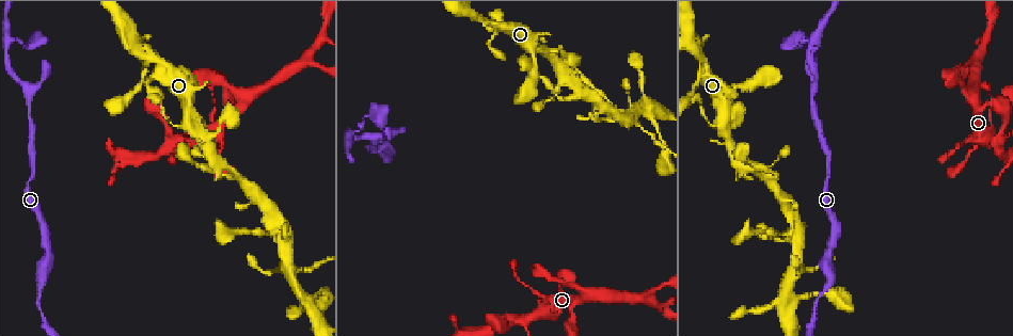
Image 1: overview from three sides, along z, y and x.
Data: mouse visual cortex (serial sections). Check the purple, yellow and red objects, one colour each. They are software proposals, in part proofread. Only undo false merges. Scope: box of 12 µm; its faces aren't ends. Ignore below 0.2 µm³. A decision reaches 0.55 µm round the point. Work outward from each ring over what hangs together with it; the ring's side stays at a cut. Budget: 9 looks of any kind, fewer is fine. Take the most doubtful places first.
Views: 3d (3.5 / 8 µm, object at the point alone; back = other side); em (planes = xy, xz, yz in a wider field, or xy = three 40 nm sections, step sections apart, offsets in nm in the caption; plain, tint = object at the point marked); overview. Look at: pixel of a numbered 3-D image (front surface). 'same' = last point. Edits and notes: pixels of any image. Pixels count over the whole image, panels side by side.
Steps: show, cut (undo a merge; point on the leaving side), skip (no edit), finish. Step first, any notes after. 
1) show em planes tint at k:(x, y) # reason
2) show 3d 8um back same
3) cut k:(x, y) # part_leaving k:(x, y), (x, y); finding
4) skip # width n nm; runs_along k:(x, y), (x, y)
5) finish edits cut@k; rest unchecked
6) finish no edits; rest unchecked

show 3d 3.5um at 1:(290, 271) # three arms meet

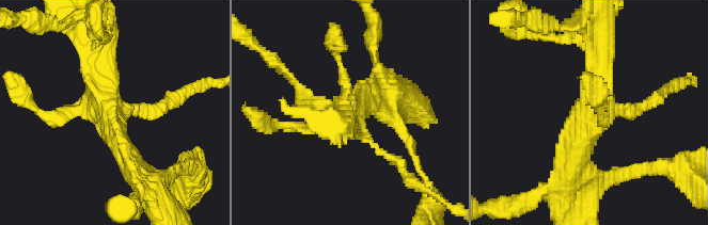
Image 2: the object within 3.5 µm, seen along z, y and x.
show em xy step 1 tint at 2:(106, 110) # now the EM

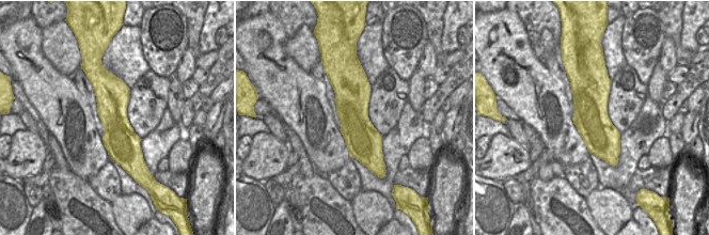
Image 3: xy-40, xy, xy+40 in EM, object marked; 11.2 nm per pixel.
skip # continuous, no second cell

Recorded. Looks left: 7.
show 3d 8um at 1:(173, 144) # looks like a crossing

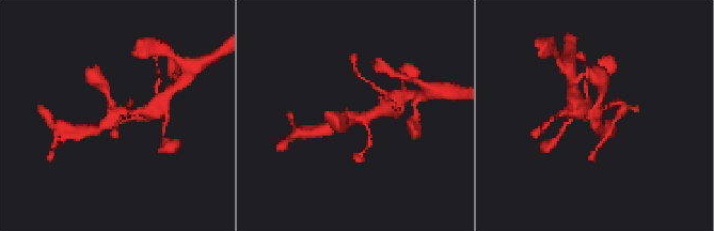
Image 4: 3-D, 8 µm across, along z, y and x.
show 3d 3.5um at 4:(596, 114) # zoom in

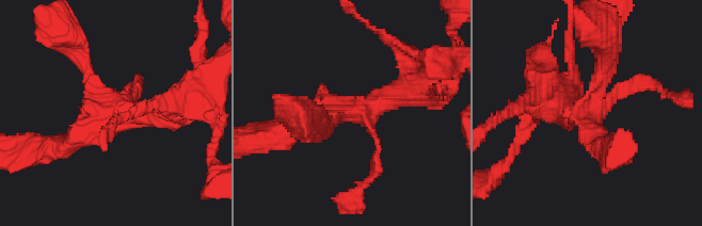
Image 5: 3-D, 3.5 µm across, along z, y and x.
show em xy step 2 tint at 5:(106, 114) # need the tissue

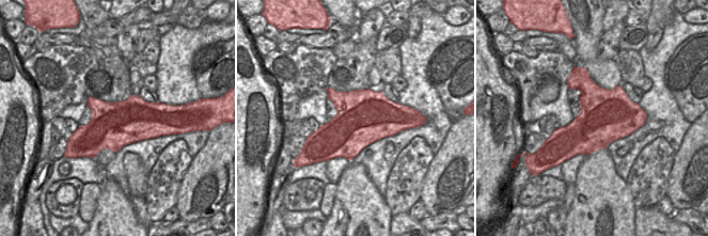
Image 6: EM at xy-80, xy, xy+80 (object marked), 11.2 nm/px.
skip # width 600 nm; runs_along 5:(411, 86), (289, 130); all the same cell

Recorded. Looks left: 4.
show 3d 3.5um at 1:(19, 41) # a narrow waist

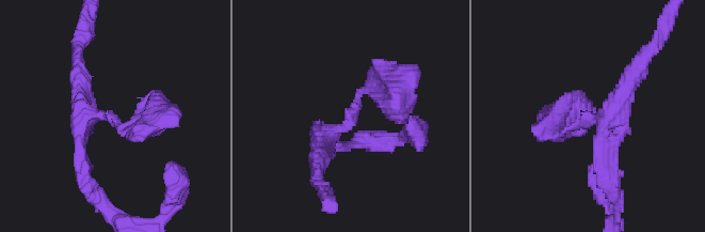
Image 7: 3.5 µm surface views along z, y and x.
show em xy step 1 tint at 7:(350, 121) # now the EM

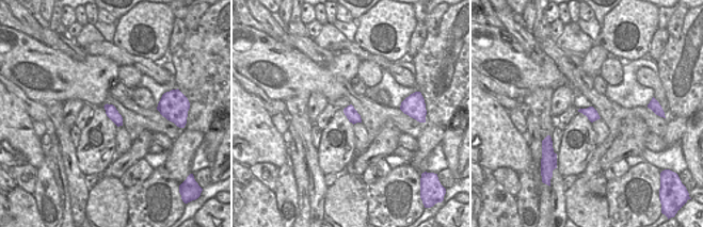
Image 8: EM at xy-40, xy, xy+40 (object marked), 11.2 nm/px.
show em xy step 2 tint same # another direction

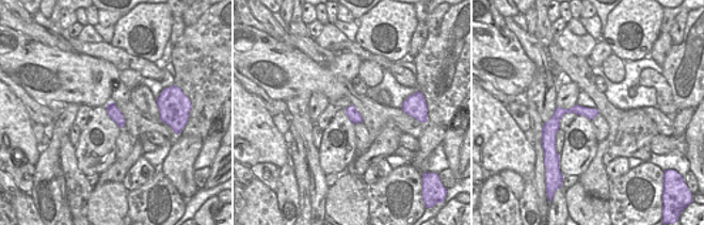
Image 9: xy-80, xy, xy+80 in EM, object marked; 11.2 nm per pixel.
skip # runs_along 7:(82, 158), (85, 116), (148, 122); one cell here

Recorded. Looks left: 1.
finish no edits; rest unchecked

